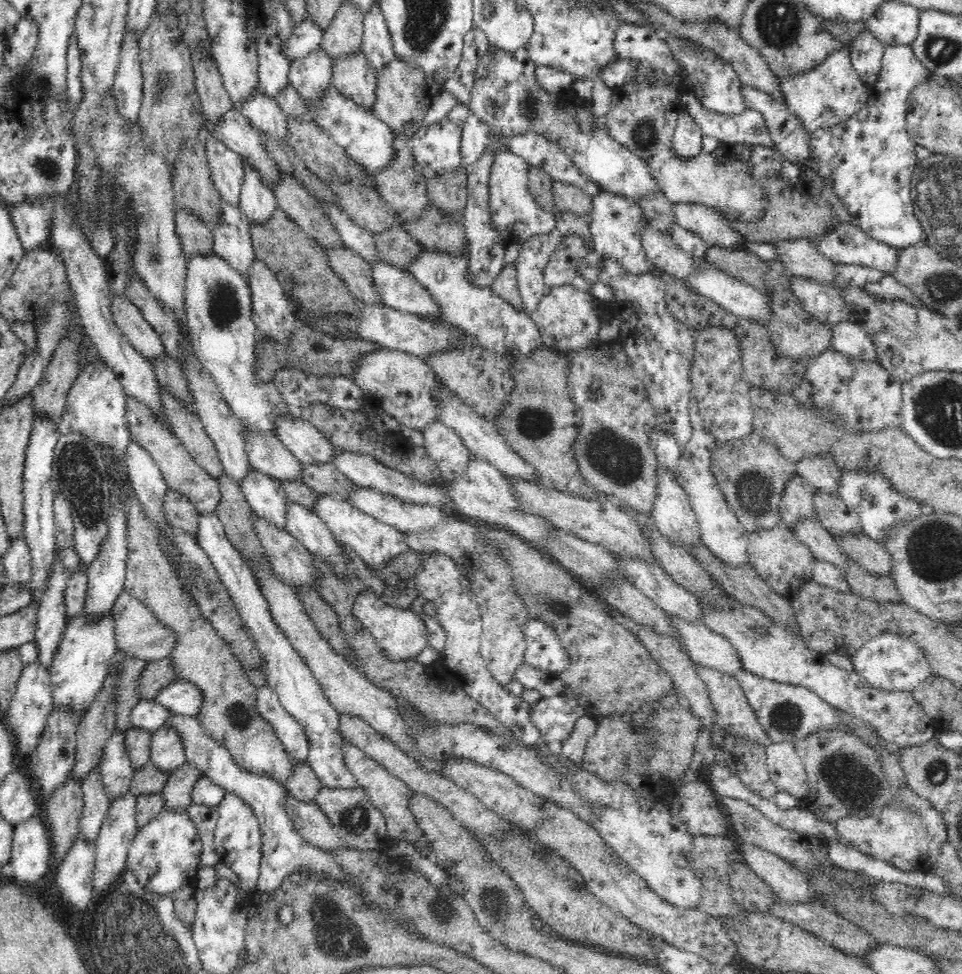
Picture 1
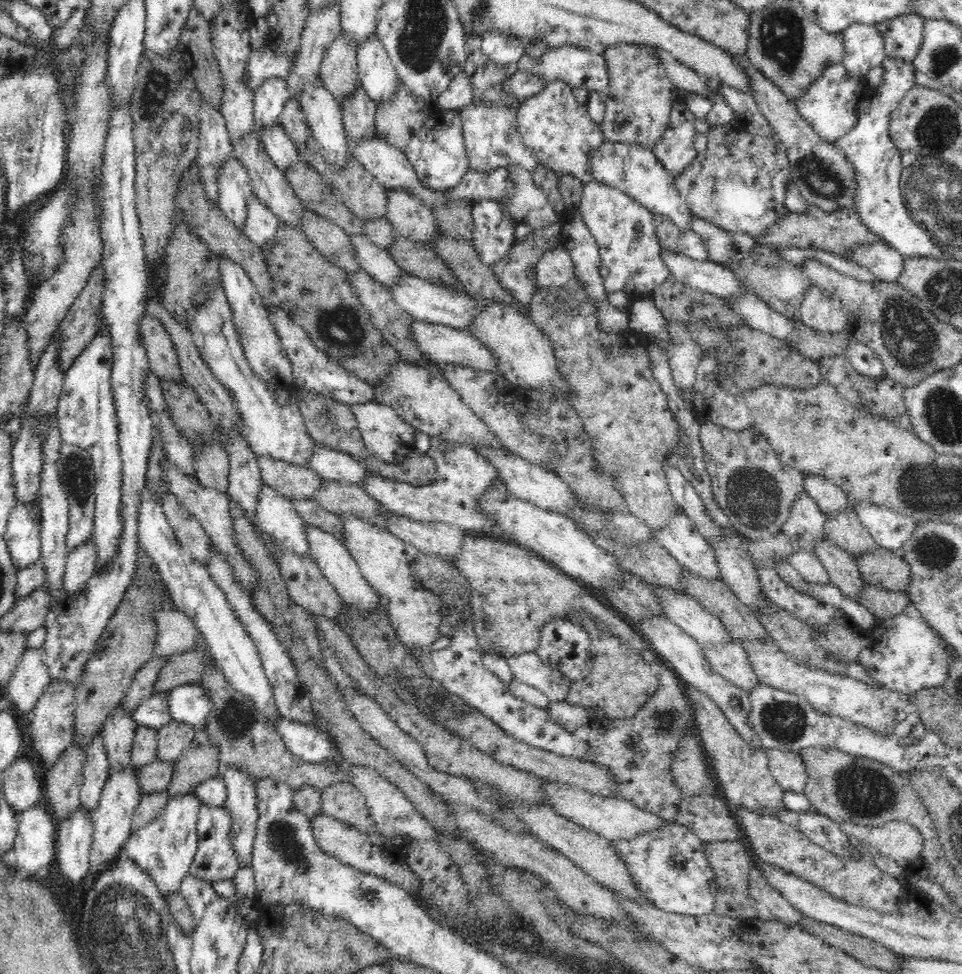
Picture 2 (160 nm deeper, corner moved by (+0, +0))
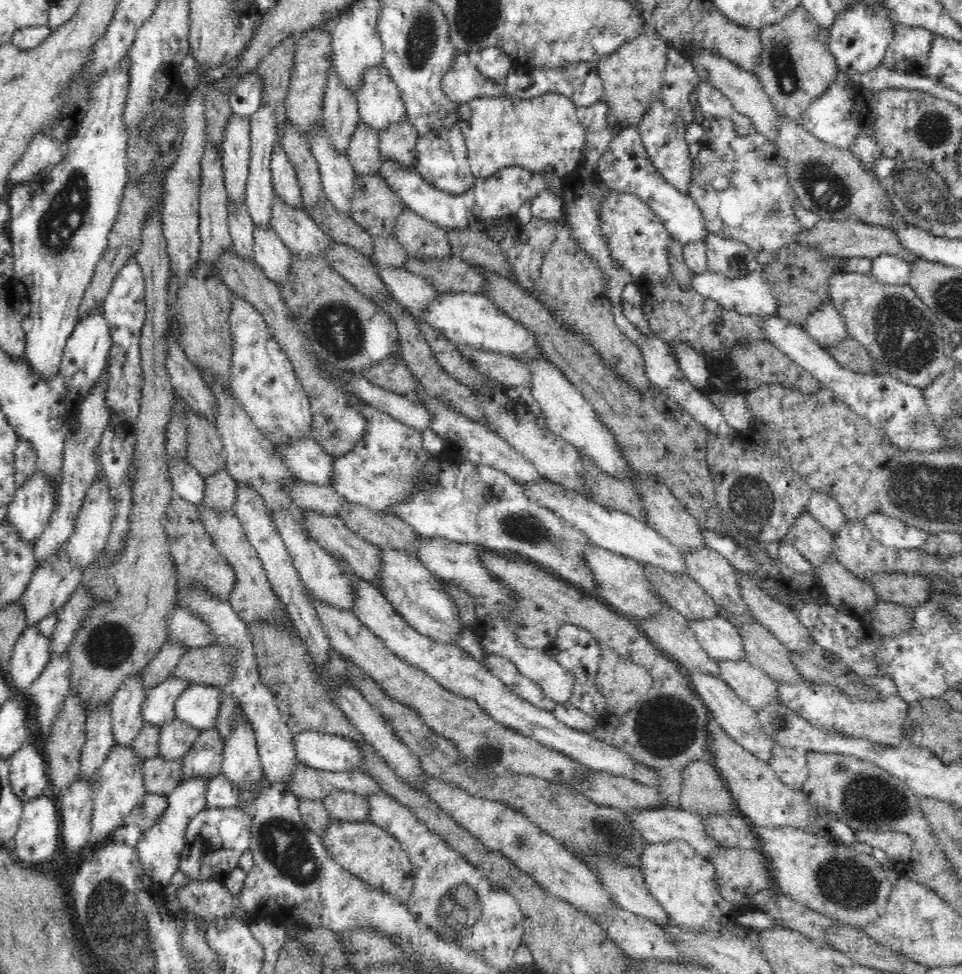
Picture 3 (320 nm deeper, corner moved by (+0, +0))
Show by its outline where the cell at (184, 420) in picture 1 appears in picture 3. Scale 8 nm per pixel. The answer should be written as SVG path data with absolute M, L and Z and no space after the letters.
M227 467L206 478L203 505L214 510L232 510L238 490L237 482L227 471Z

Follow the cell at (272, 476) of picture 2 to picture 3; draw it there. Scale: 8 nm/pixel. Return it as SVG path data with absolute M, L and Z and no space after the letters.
M300 480L290 488L290 498L303 509L316 510L326 516L338 516L346 501L332 485L316 486Z

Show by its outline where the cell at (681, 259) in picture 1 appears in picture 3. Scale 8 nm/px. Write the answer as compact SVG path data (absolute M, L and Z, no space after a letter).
M762 268L755 270L744 278L728 278L723 274L716 274L710 270L692 277L692 289L701 296L710 298L721 304L726 310L736 311L738 314L756 316L774 316L777 314L777 297L770 287L768 280L762 273Z

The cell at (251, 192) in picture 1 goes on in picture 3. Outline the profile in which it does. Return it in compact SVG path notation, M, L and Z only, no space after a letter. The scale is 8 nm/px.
M271 225L255 227L254 261L279 289L289 284L292 254Z

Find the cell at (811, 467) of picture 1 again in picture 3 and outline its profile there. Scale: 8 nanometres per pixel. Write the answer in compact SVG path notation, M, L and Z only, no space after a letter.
M814 490L807 502L807 511L824 527L833 534L844 526L847 518L841 511L839 502L830 494L821 490Z

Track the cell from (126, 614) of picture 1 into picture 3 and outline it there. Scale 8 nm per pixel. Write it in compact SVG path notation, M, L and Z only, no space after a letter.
M177 606L171 612L168 624L168 640L178 642L188 650L205 648L215 642L215 635L211 632L209 624L190 609Z

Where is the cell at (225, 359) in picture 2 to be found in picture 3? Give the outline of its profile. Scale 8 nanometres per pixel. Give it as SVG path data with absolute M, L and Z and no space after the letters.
M313 438L301 439L294 444L274 444L274 447L297 480L316 486L332 485L335 458Z

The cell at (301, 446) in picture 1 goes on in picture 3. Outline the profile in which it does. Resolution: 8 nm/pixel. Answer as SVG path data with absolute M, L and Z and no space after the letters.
M364 404L360 411L367 418L366 434L348 454L334 460L332 486L336 492L352 504L367 506L376 512L394 513L390 510L392 504L404 502L412 494L434 490L439 473L430 477L422 471L432 457L424 449L422 434L370 405Z

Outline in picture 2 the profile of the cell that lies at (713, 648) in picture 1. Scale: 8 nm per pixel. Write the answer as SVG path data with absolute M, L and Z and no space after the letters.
M732 642L722 647L711 645L703 652L709 665L718 675L748 695L761 684L742 645Z

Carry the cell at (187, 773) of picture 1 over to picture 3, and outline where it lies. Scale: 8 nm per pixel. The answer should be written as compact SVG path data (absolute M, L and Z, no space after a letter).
M216 728L201 731L192 748L182 759L182 782L190 778L210 780L223 775L223 741L220 731Z

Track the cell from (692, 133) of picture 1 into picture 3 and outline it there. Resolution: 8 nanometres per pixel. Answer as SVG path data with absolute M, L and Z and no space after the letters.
M672 46L666 49L667 65L663 72L663 83L659 93L651 100L649 109L637 124L648 157L658 173L668 184L678 191L688 194L693 178L693 148L685 141L684 133L688 125L694 122L693 106L690 95L694 92L700 77L692 61Z

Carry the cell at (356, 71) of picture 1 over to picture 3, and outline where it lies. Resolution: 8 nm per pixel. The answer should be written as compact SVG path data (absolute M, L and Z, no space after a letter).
M359 120L350 138L347 156L356 177L380 175L379 133Z

